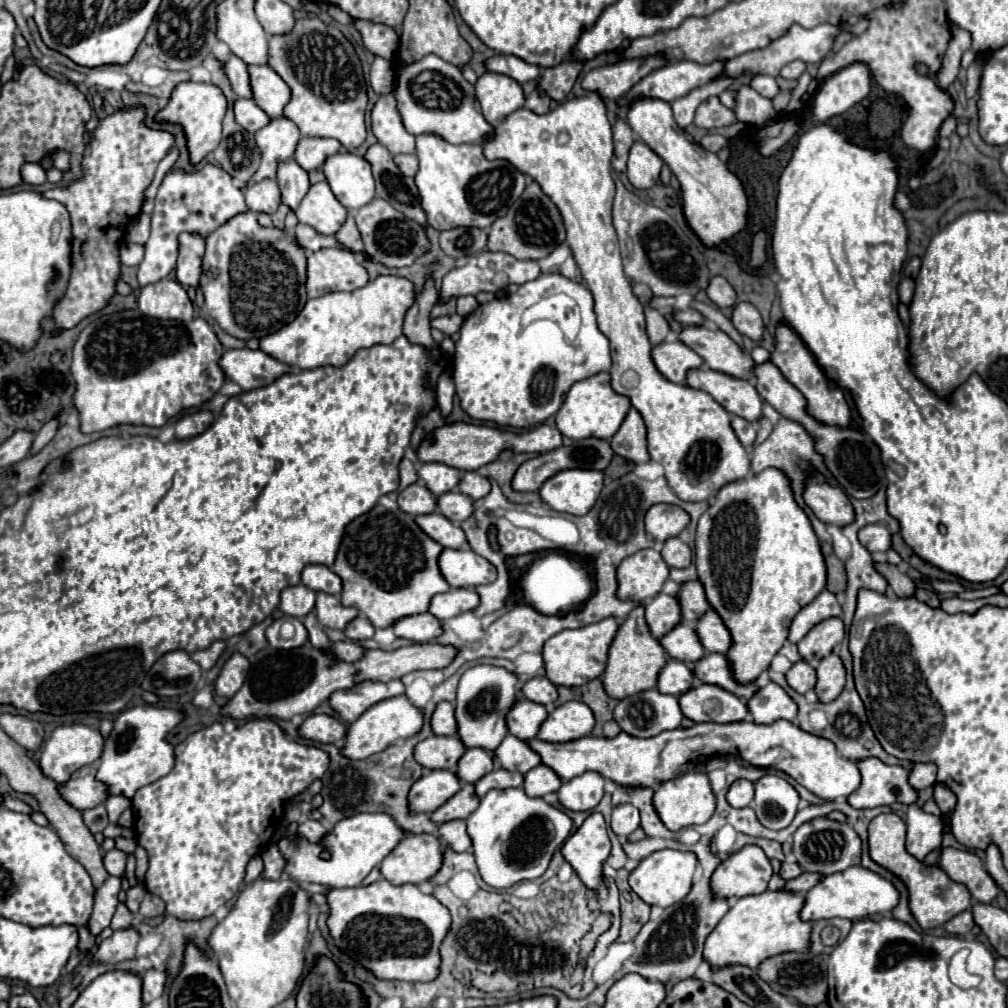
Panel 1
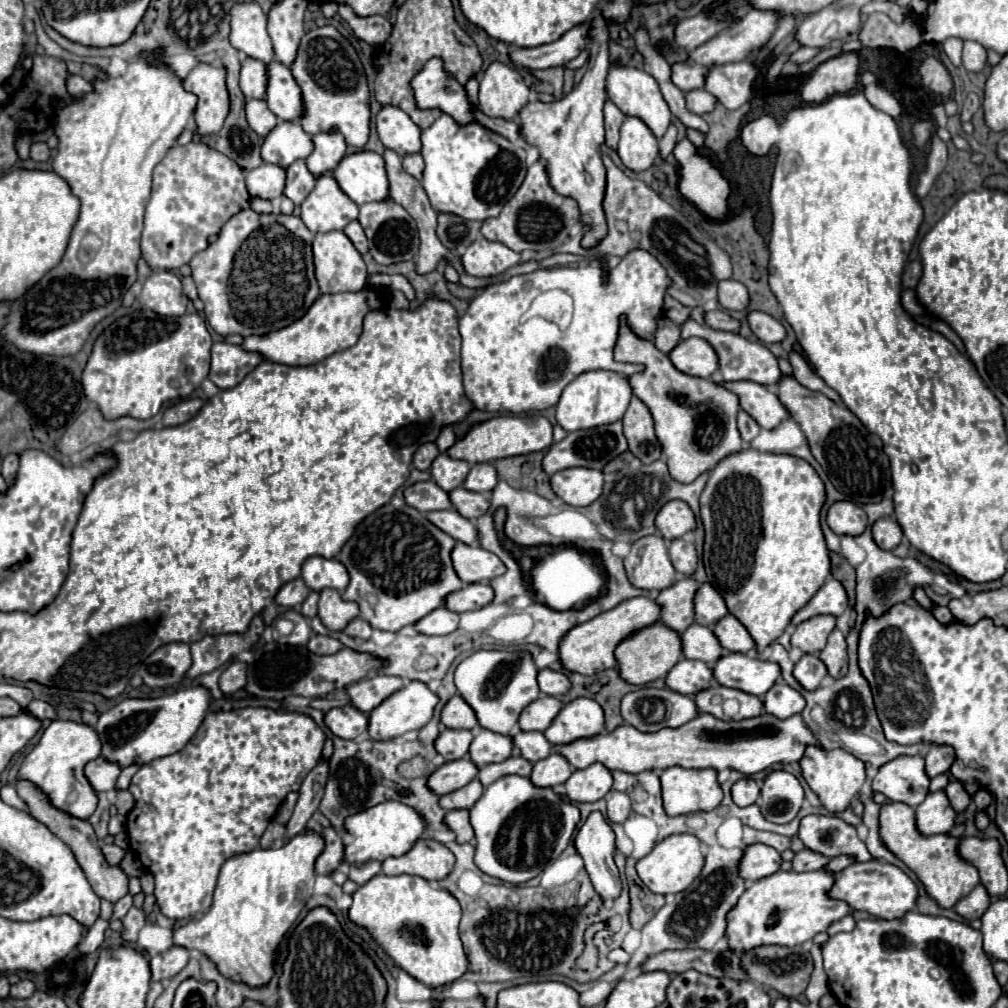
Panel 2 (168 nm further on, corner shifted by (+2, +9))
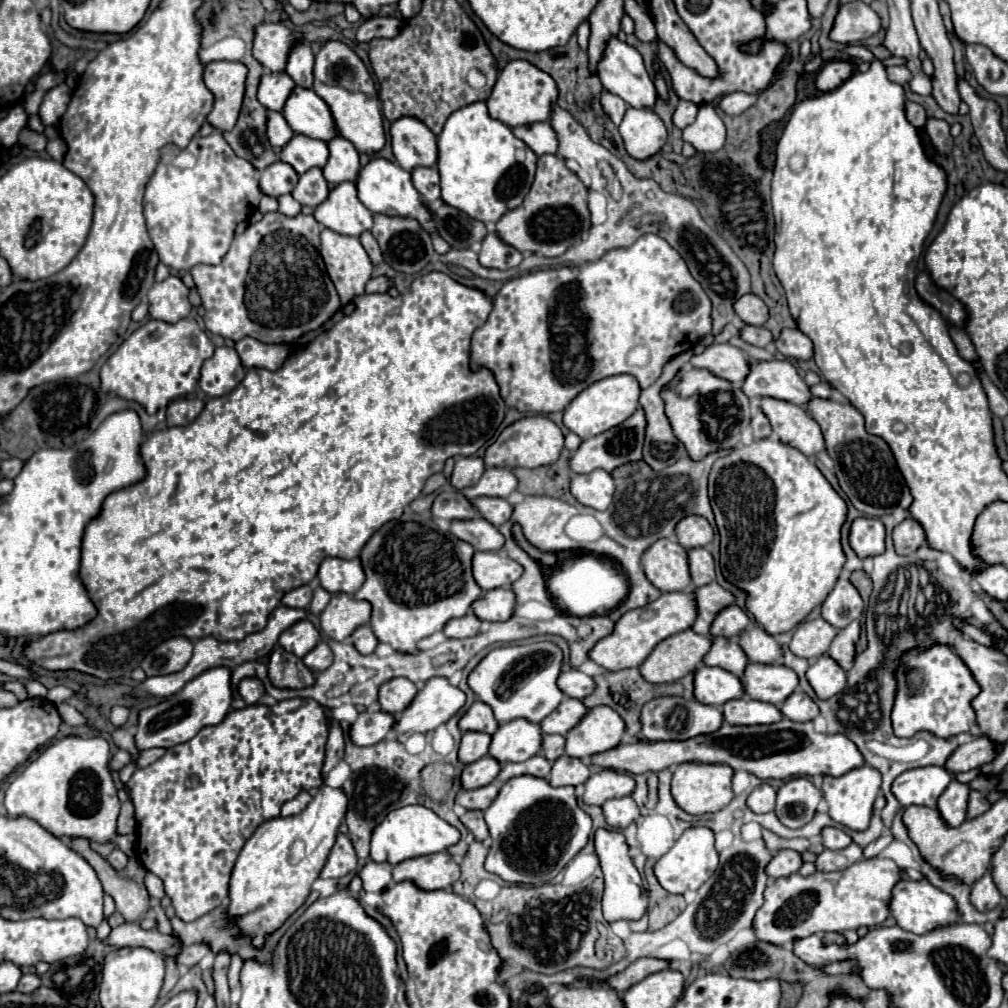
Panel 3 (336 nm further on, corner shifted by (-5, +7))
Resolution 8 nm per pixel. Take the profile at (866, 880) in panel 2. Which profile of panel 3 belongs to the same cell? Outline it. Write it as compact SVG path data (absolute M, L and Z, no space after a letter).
M900 880L898 886L892 892L890 910L892 910L892 916L896 918L898 926L908 930L908 932L914 932L914 934L928 934L928 932L932 932L936 928L954 926L954 924L962 922L956 900L950 894L946 894L946 892L938 890L936 886L932 886L926 880L922 880L922 882Z

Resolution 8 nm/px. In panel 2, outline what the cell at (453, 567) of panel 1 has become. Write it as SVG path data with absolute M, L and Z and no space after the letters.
M457 542L453 552L451 552L453 568L457 576L463 580L463 584L473 584L473 582L489 582L505 572L503 562L479 548L479 546L469 546L463 542Z

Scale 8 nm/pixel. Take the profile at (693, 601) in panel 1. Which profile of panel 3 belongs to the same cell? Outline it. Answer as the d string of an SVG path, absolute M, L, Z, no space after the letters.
M728 606L726 610L722 610L716 616L710 632L712 632L714 638L718 638L718 636L738 638L748 626L750 626L748 614L742 608L738 608L738 606Z

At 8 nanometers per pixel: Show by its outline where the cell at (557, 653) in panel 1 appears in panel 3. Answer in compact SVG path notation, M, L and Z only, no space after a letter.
M688 590L688 592L668 592L668 594L662 594L658 600L654 600L652 604L644 606L644 608L638 608L638 610L630 610L626 612L614 632L610 636L606 636L604 640L600 640L592 652L590 652L590 658L608 668L608 670L624 670L624 668L638 668L646 658L648 654L654 650L654 646L682 630L688 630L694 620L698 616L698 606L696 606L696 598L694 598L694 592Z

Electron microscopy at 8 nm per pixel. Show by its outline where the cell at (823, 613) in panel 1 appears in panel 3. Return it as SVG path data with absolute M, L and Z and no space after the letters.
M840 578L834 590L822 604L822 618L830 622L834 628L848 626L852 620L858 620L864 612L864 602L858 590L852 586L850 580Z

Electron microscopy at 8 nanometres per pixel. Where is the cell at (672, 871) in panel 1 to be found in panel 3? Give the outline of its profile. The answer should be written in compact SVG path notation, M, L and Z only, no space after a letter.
M692 826L676 840L670 852L666 852L656 862L654 872L664 890L672 894L684 894L686 890L698 890L714 874L716 866L718 866L718 852L714 848L714 832L704 826Z

